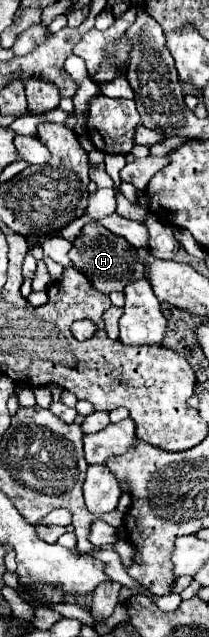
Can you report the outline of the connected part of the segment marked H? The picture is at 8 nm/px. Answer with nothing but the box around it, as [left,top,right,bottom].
[69,223,145,295]

